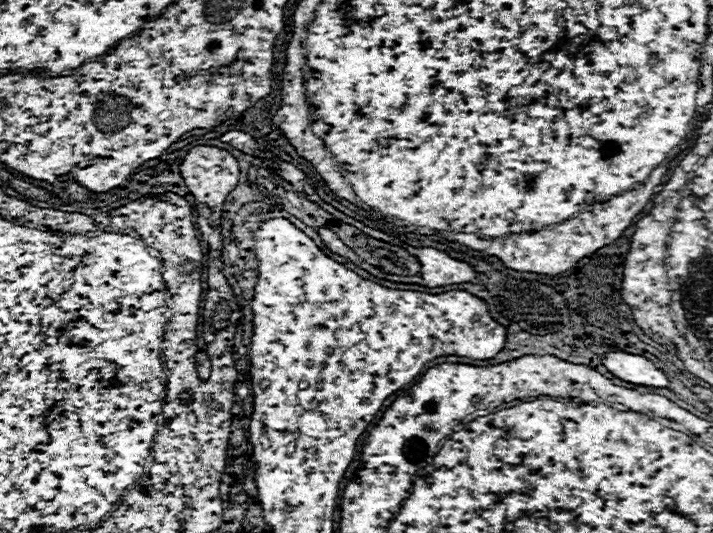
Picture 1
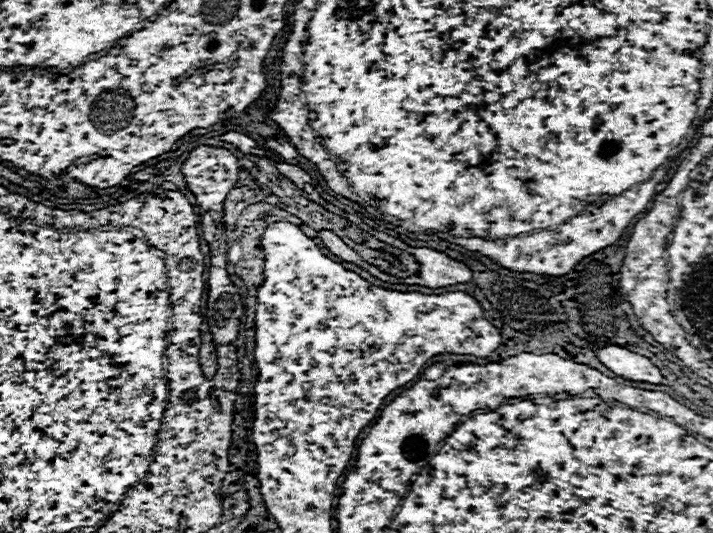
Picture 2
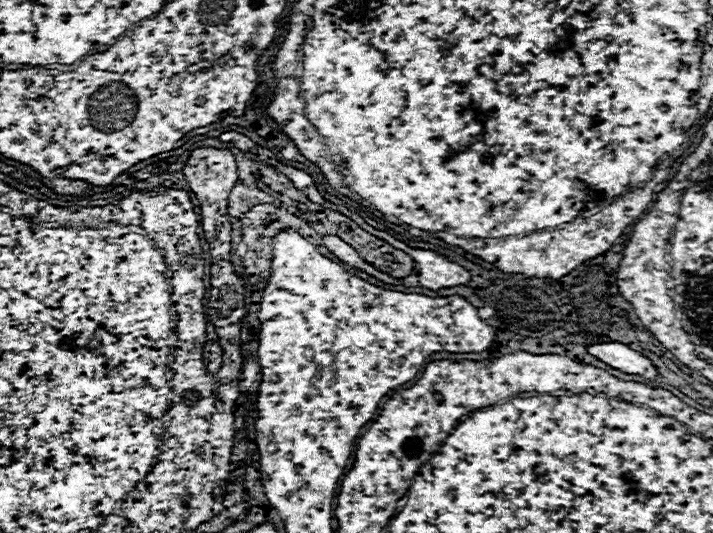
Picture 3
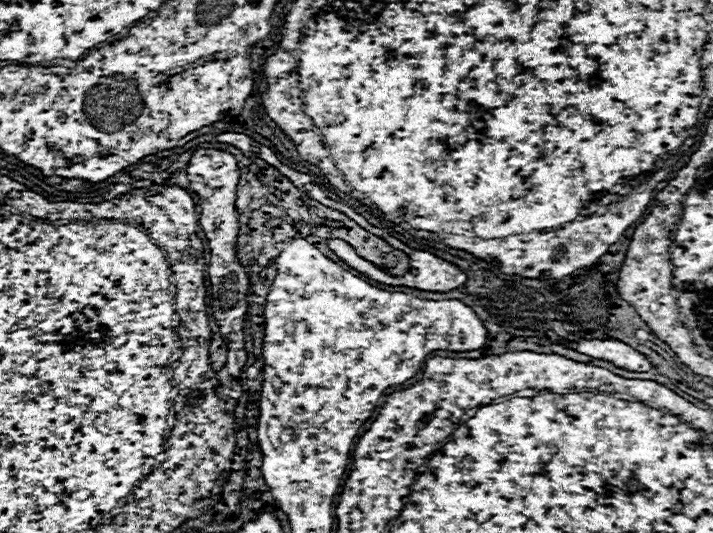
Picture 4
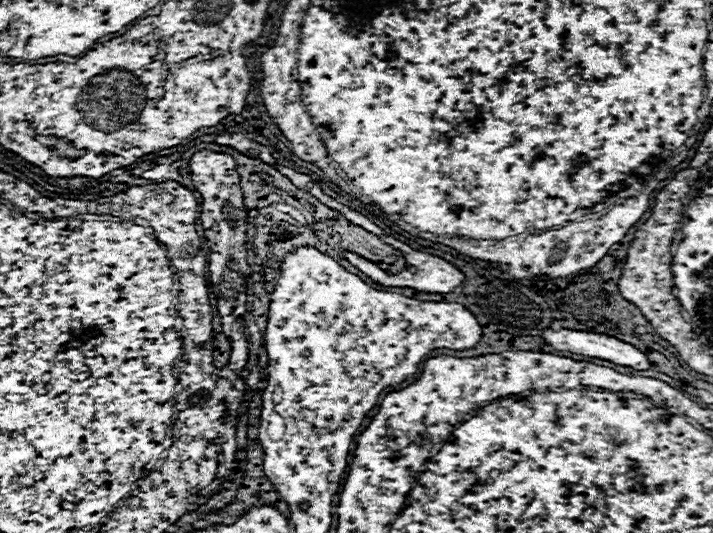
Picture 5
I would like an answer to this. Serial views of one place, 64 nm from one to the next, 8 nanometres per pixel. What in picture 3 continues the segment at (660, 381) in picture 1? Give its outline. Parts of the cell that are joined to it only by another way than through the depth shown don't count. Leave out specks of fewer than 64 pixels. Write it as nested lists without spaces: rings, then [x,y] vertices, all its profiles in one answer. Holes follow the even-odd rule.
[[[602,342],[602,344],[590,344],[586,346],[588,354],[592,354],[594,358],[606,362],[608,366],[626,372],[626,374],[638,374],[638,376],[646,376],[646,378],[654,378],[658,376],[656,368],[652,366],[652,362],[642,356],[640,352],[632,350],[630,346],[622,344],[622,342]]]

